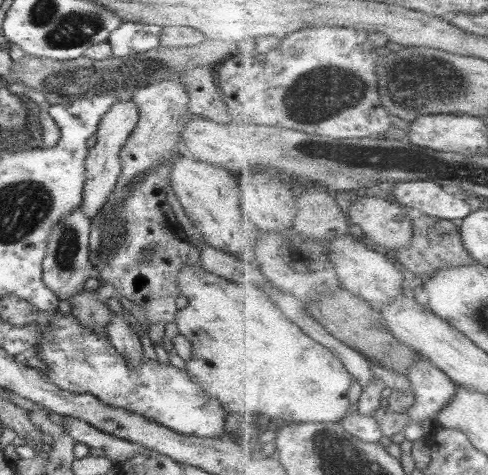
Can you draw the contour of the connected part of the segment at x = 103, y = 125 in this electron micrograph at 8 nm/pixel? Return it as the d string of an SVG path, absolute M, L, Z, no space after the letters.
M127 98L118 100L116 104L105 114L105 118L100 122L95 136L97 142L95 146L89 148L88 156L85 160L86 182L84 183L84 194L80 210L90 219L96 216L100 206L104 204L106 198L114 190L114 186L121 173L121 160L119 152L123 144L130 138L131 133L136 129L139 122L138 104Z

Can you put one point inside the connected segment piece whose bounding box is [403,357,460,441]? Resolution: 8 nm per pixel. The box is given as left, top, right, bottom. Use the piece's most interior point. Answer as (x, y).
(435, 389)

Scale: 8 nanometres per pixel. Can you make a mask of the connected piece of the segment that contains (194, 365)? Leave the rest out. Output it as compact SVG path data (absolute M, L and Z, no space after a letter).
M196 262L195 266L185 266L177 273L178 288L182 296L188 298L188 305L176 313L174 322L177 324L178 332L180 335L185 336L192 343L192 356L190 360L186 360L186 371L192 375L194 381L198 381L198 386L202 387L202 390L208 392L210 396L220 401L224 410L228 413L252 413L254 412L260 416L265 422L269 423L268 414L272 418L284 418L288 422L294 422L298 420L300 423L327 423L335 422L340 423L342 419L346 418L346 414L352 412L350 406L352 406L352 400L350 400L350 388L352 388L352 380L354 376L344 361L335 353L324 346L321 342L318 342L312 336L308 336L304 332L304 328L299 324L296 324L294 320L290 320L286 316L285 312L282 312L282 308L278 306L277 302L274 302L273 298L268 296L268 292L260 290L256 285L237 285L236 283L221 278L220 276L212 275L210 272L204 271L201 268L200 262Z

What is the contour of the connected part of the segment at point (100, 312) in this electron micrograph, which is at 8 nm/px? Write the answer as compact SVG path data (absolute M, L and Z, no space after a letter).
M85 288L74 293L69 298L72 306L72 315L80 321L80 324L90 327L98 335L106 334L106 325L110 321L112 312L108 309L108 304L98 299L97 288Z

